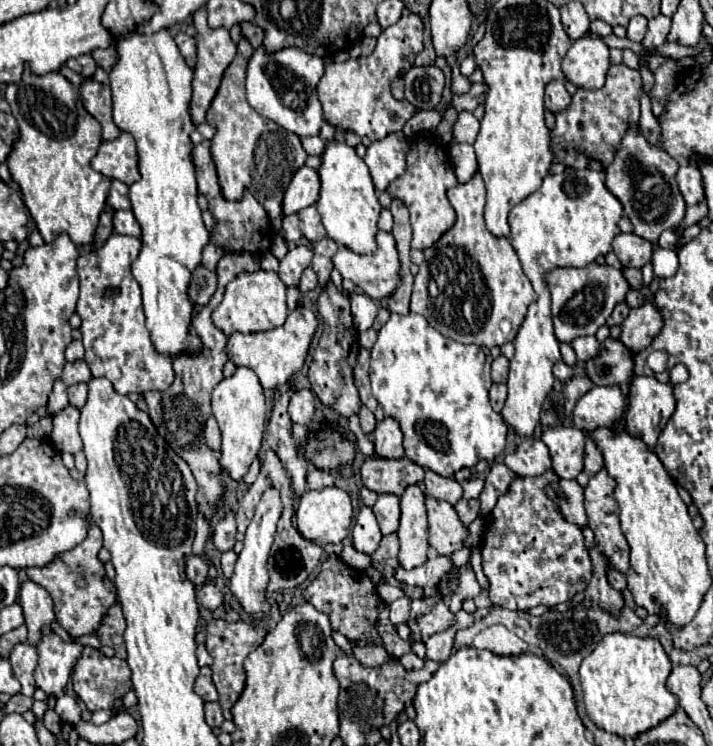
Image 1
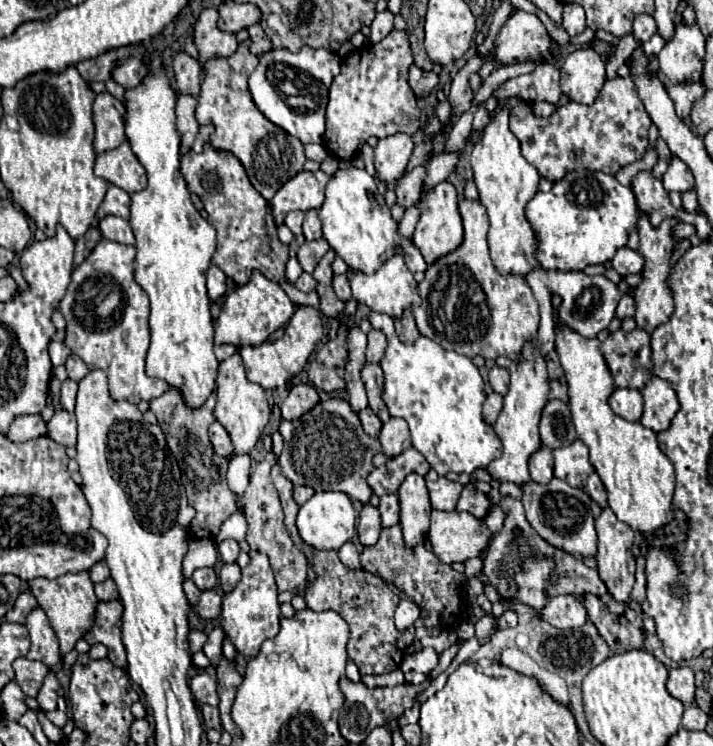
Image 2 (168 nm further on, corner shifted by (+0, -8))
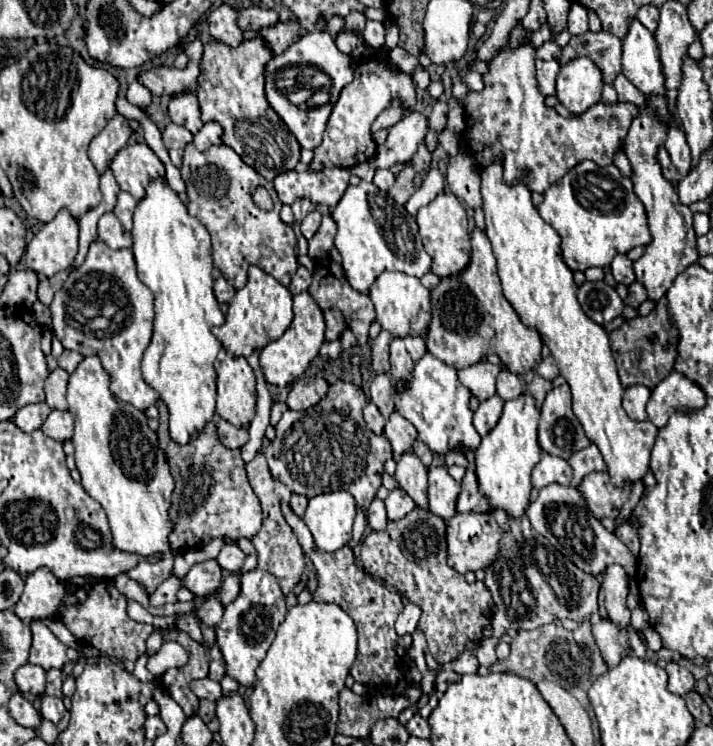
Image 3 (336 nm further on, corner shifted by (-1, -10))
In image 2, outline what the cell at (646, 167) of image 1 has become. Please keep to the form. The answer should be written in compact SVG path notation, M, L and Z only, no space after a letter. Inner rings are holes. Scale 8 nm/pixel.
M639 172L631 180L631 190L637 198L637 208L645 214L653 228L657 228L667 218L683 218L683 212L677 210L671 200L669 192L663 188L663 182L653 176L653 172Z

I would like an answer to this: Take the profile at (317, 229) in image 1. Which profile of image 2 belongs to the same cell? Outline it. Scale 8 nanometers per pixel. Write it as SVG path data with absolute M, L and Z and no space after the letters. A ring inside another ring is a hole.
M309 210L309 212L305 214L303 234L305 234L305 238L307 238L309 242L323 238L323 234L321 234L321 222L319 222L319 216L317 216L317 210Z

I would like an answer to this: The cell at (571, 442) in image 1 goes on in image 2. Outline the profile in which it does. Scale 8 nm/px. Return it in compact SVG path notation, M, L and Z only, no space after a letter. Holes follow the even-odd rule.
M575 440L569 446L555 448L555 476L565 480L573 488L583 488L587 476L593 472L589 462L589 450L581 440Z

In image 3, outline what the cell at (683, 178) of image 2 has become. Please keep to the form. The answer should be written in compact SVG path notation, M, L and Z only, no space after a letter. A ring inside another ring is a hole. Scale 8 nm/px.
M670 128L668 130L668 138L666 138L666 150L672 158L672 164L686 176L690 166L690 148L686 144L686 136L682 132L682 128Z

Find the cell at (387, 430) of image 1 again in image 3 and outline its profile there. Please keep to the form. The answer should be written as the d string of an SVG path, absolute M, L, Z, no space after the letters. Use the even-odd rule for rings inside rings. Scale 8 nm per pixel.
M392 412L392 416L388 418L388 424L384 428L384 436L390 440L392 450L394 450L394 460L398 460L406 450L412 448L418 430L412 426L412 422L408 422L402 414Z

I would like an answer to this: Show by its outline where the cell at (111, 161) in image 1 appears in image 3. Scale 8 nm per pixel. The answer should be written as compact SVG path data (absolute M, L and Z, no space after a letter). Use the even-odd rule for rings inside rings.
M146 142L122 148L110 162L120 190L132 194L136 200L146 196L146 186L158 178L166 178L162 160Z

